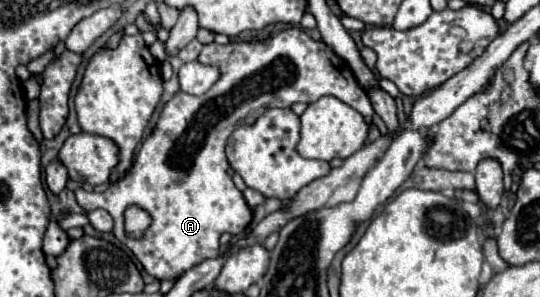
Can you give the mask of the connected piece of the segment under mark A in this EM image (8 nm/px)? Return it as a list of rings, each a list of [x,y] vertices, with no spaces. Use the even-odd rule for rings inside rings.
[[[290,27],[286,31],[280,31],[278,35],[266,39],[266,41],[254,41],[254,43],[208,43],[198,55],[198,63],[212,65],[220,71],[218,81],[204,93],[204,95],[188,95],[188,93],[174,93],[174,97],[162,107],[160,117],[150,133],[150,137],[144,139],[138,161],[134,161],[132,171],[122,179],[112,183],[104,193],[96,191],[84,191],[76,189],[78,205],[90,213],[92,209],[106,209],[114,219],[114,237],[122,241],[142,263],[146,273],[156,277],[158,281],[172,281],[184,271],[196,267],[204,259],[218,257],[220,255],[220,235],[242,235],[246,225],[252,219],[252,211],[246,205],[242,193],[234,187],[232,177],[228,175],[228,161],[224,155],[224,145],[230,133],[242,125],[254,123],[264,111],[268,109],[286,109],[294,103],[314,103],[324,95],[332,95],[340,99],[342,103],[356,109],[364,121],[370,125],[374,117],[372,103],[366,95],[366,91],[356,83],[354,73],[350,67],[346,67],[346,61],[340,59],[326,43],[312,39],[304,29]],[[128,205],[138,205],[146,209],[152,215],[152,225],[146,229],[142,239],[130,239],[124,233],[124,209]]]

